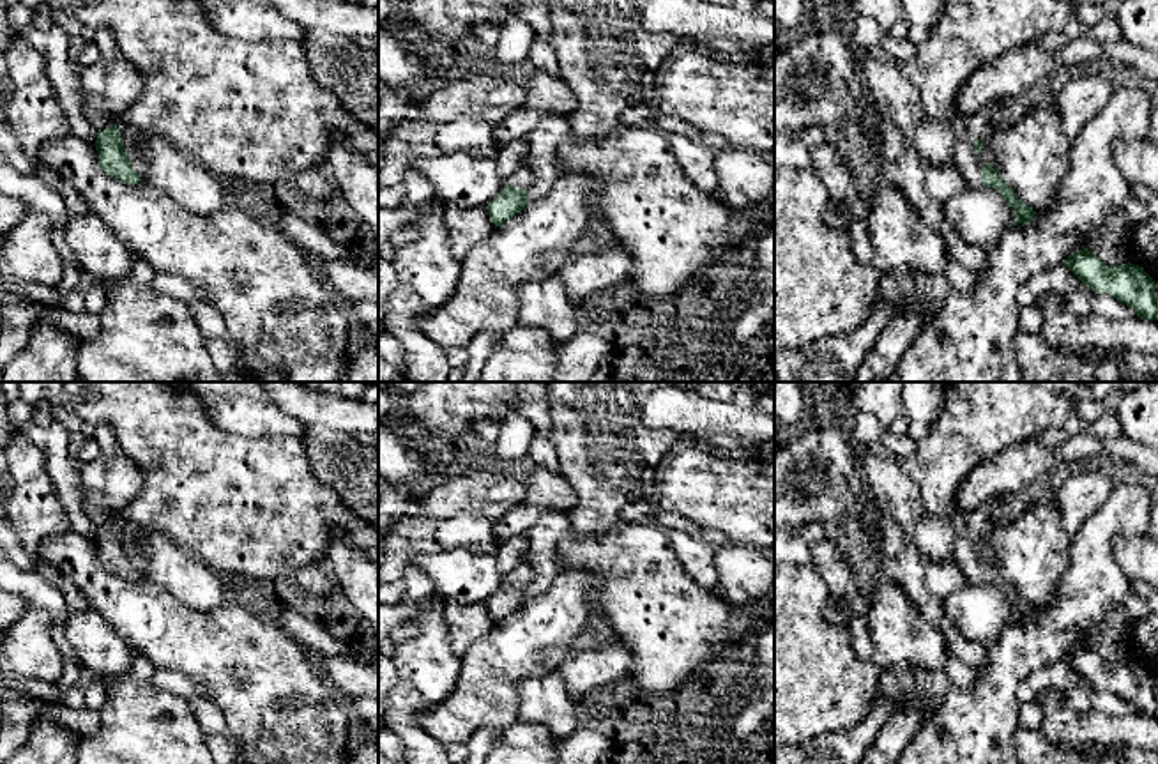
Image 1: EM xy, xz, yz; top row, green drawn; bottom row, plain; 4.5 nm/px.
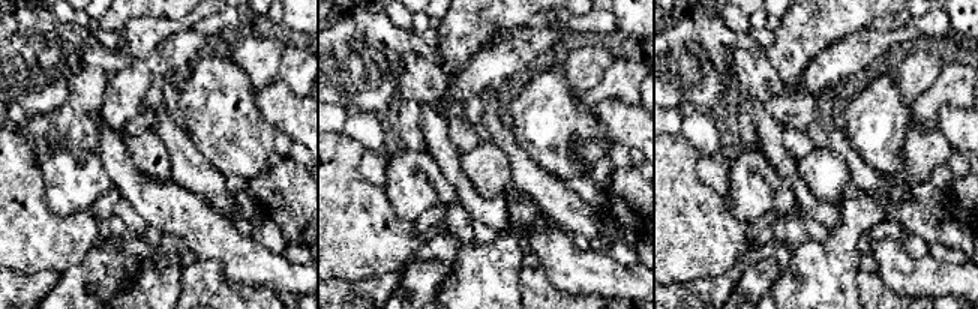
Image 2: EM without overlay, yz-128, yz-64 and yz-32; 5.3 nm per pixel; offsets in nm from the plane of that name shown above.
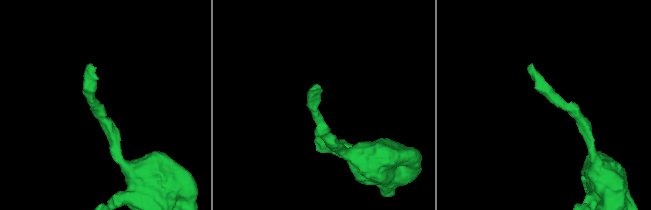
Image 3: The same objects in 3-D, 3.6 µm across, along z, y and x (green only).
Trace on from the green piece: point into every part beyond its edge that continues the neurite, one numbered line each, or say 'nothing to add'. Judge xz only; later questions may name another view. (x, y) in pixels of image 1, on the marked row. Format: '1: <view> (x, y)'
1: xz (522, 179)

